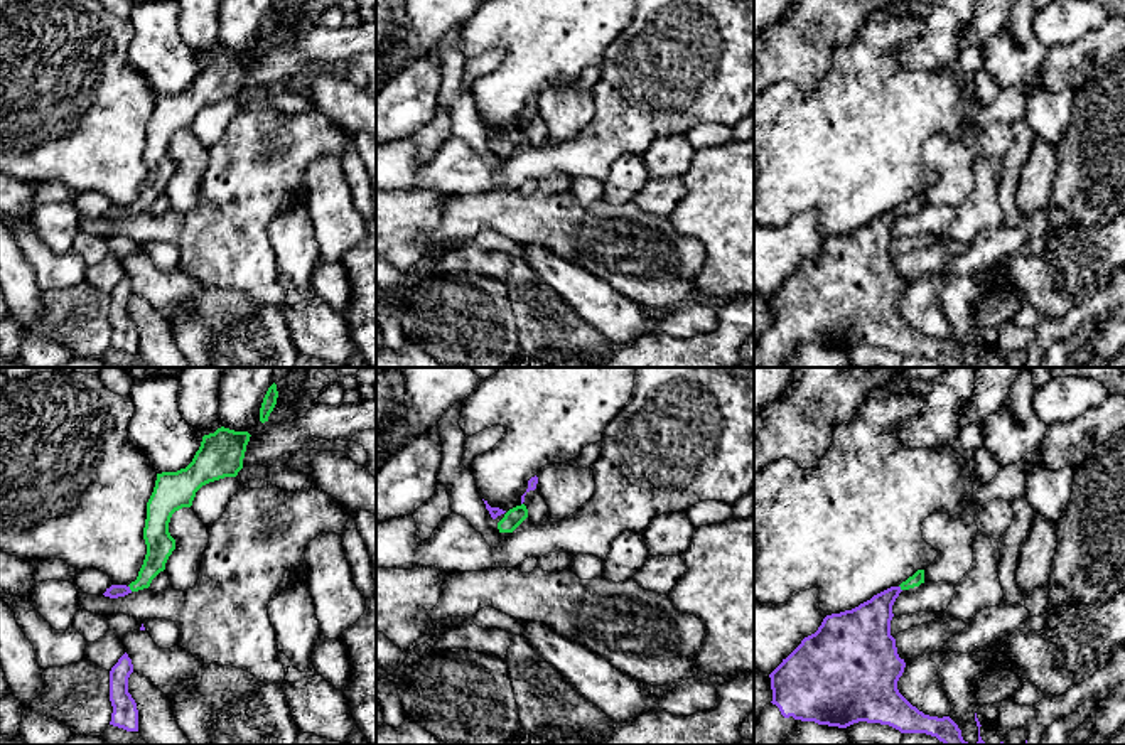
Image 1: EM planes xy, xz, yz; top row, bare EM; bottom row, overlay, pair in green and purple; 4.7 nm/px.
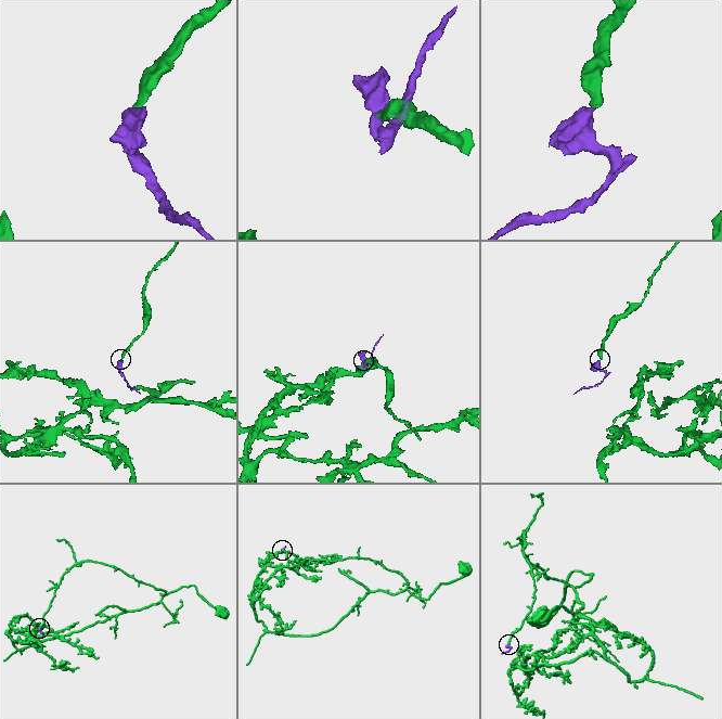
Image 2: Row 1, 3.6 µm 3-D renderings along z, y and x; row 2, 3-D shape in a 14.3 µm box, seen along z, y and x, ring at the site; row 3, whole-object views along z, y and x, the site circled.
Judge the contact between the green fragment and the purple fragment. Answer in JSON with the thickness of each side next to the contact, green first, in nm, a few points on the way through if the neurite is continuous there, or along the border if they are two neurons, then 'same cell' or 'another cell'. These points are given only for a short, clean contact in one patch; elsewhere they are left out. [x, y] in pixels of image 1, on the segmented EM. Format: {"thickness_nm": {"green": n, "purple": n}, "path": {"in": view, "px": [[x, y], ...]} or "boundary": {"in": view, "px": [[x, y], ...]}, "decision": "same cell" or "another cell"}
{"thickness_nm": {"green": 130, "purple": 60}, "path": {"in": "xy", "px": [[159, 545], [152, 567], [130, 589], [115, 590]]}, "decision": "same cell"}

